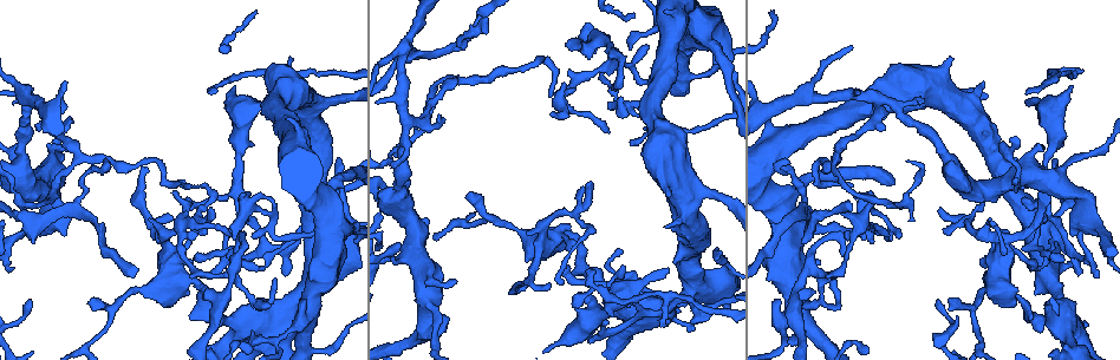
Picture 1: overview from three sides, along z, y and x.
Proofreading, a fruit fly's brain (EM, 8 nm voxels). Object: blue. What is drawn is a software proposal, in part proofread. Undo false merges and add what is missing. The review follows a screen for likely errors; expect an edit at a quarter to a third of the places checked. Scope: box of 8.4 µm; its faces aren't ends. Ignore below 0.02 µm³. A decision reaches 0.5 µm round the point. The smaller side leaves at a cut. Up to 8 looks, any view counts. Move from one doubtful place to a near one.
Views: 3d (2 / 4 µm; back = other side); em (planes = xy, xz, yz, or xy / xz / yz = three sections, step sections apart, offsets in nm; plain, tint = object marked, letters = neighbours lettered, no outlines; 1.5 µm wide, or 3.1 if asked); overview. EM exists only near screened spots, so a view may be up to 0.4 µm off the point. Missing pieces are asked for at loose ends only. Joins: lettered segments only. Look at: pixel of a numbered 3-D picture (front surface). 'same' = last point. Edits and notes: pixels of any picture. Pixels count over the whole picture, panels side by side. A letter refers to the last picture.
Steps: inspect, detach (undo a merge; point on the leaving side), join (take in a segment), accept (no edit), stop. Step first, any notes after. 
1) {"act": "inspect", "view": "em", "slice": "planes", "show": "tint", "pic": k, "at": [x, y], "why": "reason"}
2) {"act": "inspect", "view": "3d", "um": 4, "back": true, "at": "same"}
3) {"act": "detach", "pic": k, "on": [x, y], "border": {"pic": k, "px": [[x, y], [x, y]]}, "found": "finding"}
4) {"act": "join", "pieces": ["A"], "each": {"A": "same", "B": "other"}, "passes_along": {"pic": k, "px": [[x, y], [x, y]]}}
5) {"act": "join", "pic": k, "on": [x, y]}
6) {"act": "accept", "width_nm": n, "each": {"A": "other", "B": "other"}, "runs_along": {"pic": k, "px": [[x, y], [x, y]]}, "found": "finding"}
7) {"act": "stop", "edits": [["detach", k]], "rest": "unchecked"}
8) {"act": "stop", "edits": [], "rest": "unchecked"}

{"act": "inspect", "view": "em", "slice": "yz", "step": 8, "show": "letters", "pic": 1, "at": [799, 335], "why": "narrows sharply"}

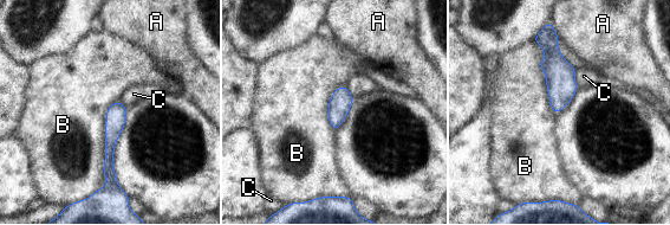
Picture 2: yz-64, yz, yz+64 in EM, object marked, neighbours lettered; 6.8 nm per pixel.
{"act": "accept", "longest_contact_nm": ["B", 650], "each": {"A": "other", "B": "other", "C": "other"}, "found": "continuous, no second neuron"}

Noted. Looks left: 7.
{"act": "inspect", "view": "3d", "um": 2, "pic": 1, "at": [516, 228]}

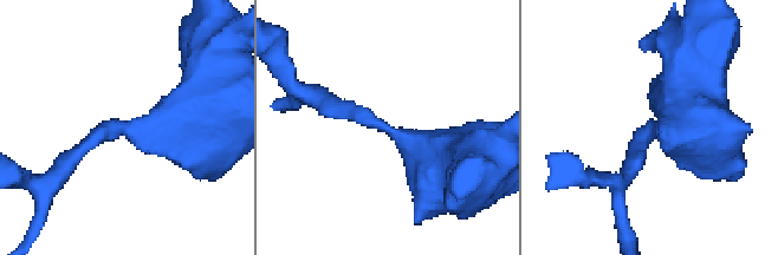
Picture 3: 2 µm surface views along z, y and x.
{"act": "inspect", "view": "em", "slice": "planes", "show": "letters", "pic": 3, "at": [114, 134], "why": "need the tissue"}

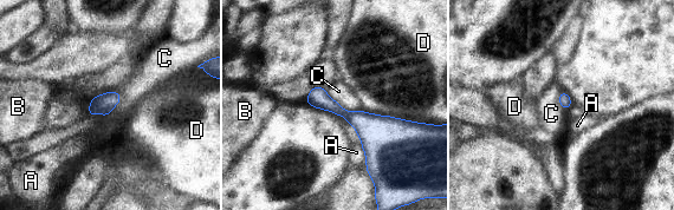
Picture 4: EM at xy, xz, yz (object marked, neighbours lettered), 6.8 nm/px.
{"act": "accept", "each": {"A": "other", "B": "other", "C": "other", "D": "other"}, "found": "one neuron here"}

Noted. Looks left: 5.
{"act": "inspect", "view": "em", "slice": "planes", "show": "letters", "pic": 1, "at": [1027, 94], "why": "an open end"}

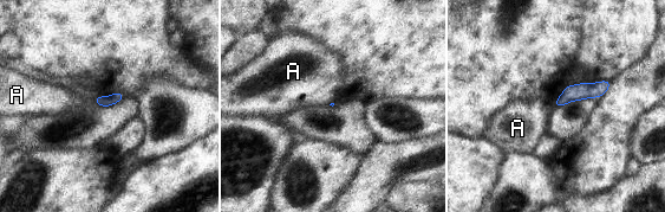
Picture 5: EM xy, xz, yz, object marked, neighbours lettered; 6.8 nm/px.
{"act": "accept", "each": {"A": "other"}, "runs_along": {"pic": 5, "px": [[606, 84], [571, 92], [558, 103]]}, "found": "no lettered segment goes on from it"}

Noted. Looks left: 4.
{"act": "stop", "edits": [], "rest": "unchecked"}

